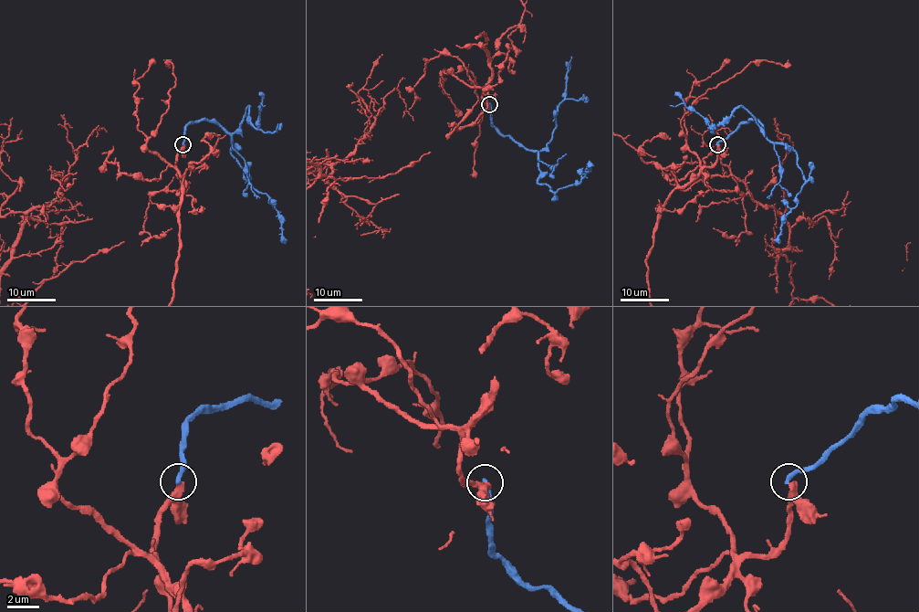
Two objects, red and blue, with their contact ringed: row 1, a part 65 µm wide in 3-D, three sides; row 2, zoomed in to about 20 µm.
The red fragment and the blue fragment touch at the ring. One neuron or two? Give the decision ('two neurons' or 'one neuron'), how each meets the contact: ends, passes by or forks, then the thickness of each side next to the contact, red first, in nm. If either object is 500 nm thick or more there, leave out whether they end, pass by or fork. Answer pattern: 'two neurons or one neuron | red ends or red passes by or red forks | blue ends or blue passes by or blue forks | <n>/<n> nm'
two neurons | red ends | blue ends | 480/300 nm

